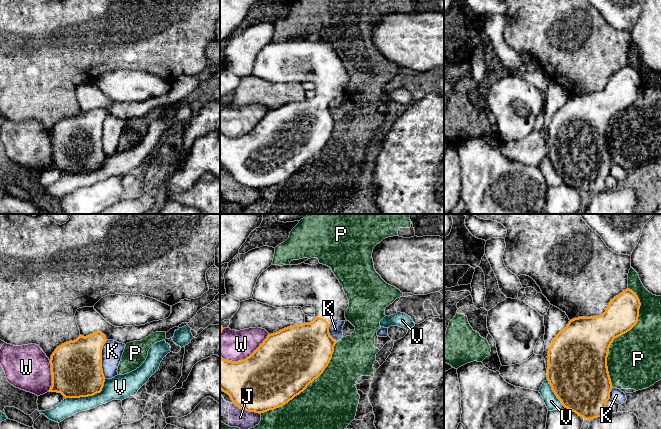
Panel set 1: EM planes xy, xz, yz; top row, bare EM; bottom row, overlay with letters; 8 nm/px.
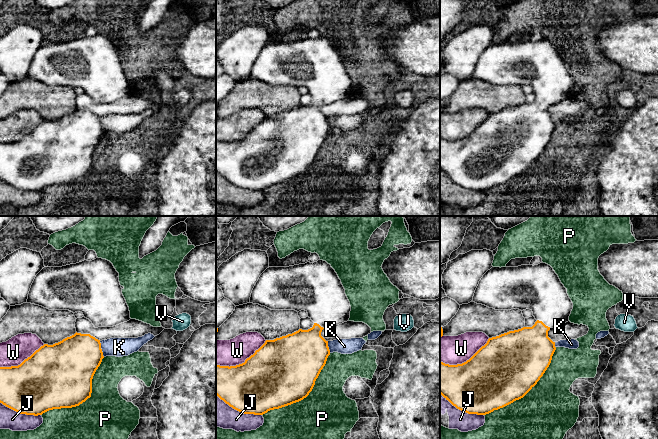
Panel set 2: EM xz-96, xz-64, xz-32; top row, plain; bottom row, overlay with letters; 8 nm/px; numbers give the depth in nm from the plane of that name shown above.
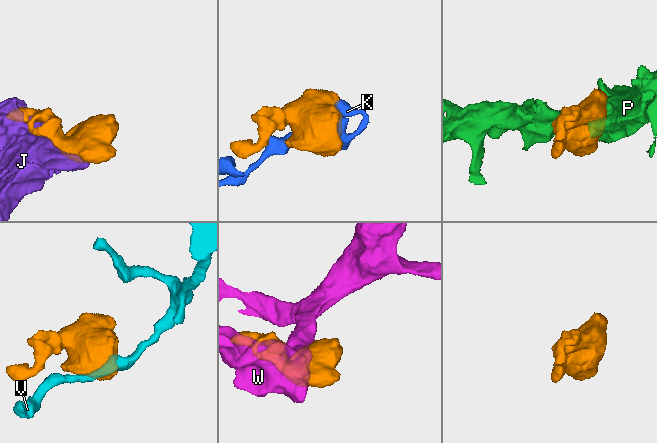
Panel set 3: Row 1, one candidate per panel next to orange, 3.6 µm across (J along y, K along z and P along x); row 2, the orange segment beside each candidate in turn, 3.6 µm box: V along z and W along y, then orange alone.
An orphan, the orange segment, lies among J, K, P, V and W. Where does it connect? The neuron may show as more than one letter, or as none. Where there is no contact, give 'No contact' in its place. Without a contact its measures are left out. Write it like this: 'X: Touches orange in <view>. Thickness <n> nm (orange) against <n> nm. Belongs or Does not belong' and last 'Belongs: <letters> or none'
J: Touches orange in xz. Thickness 460 nm (orange) against 150 nm. Does not belong
K: Touches orange in xy. Thickness 420 nm (orange) against 170 nm. Does not belong
P: Touches orange in yz. Thickness 360 nm (orange) against 440 nm. Does not belong
V: Touches orange in xy. Thickness 420 nm (orange) against 190 nm. Does not belong
W: Touches orange in xz. Thickness 480 nm (orange) against 240 nm. Does not belong
Belongs: none

